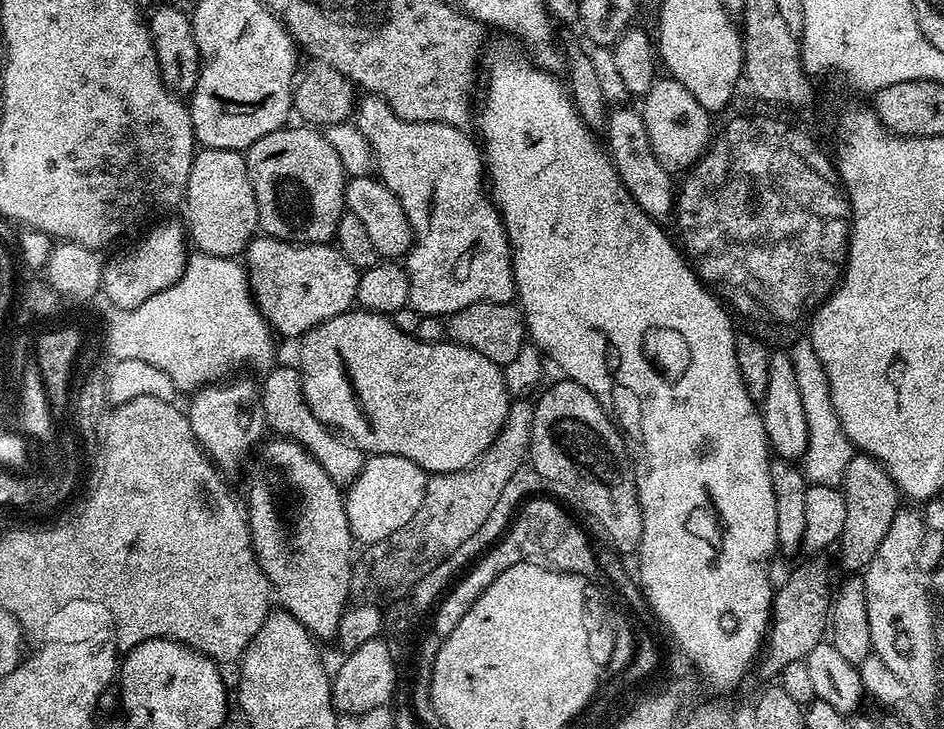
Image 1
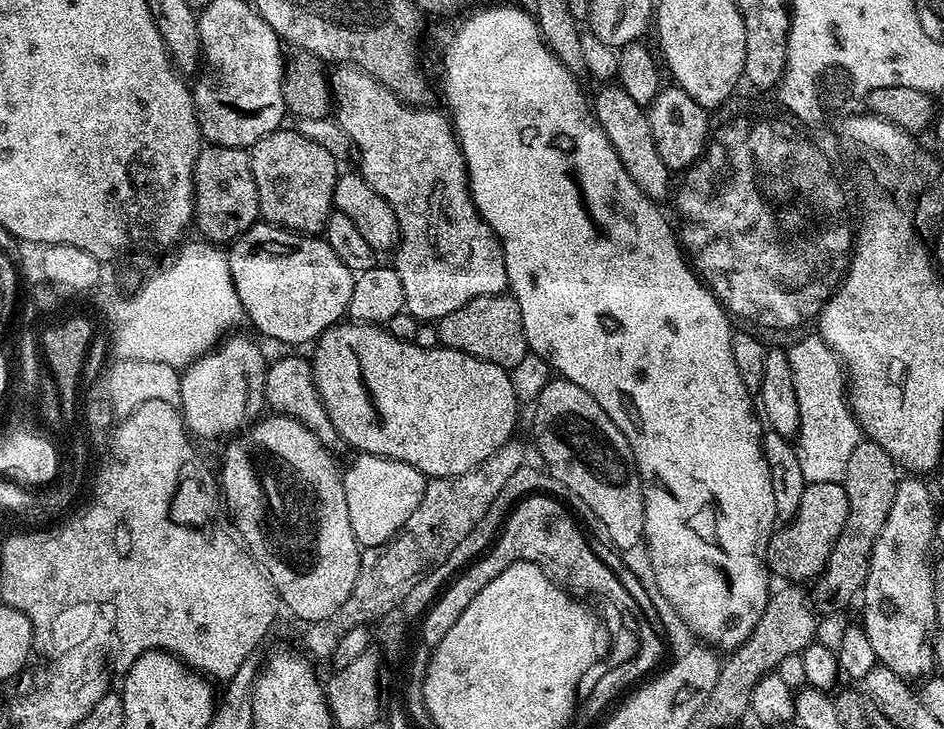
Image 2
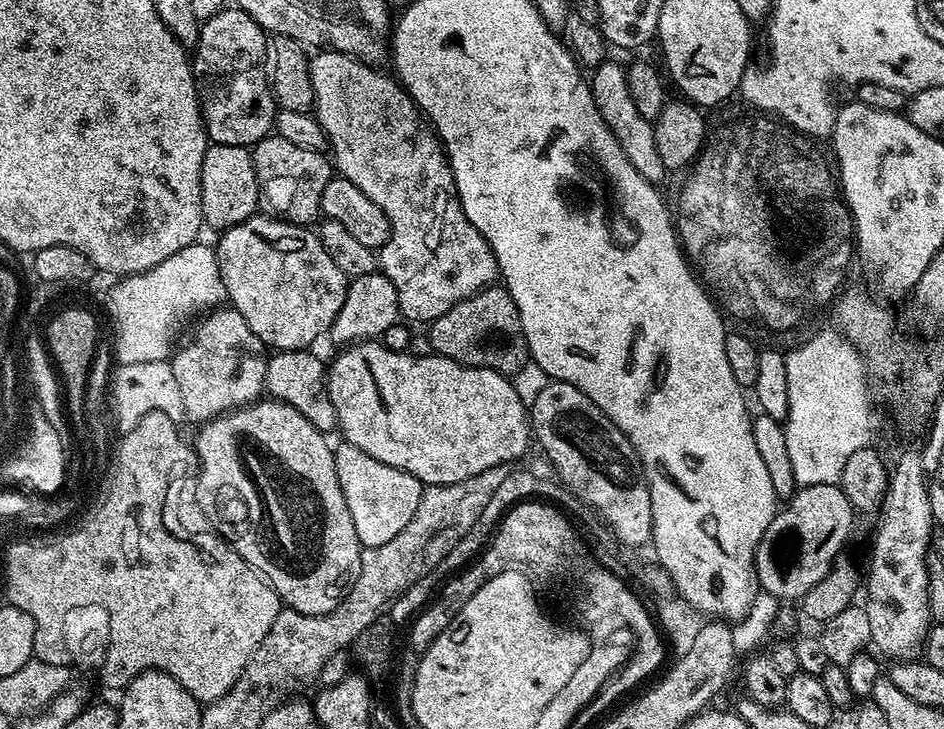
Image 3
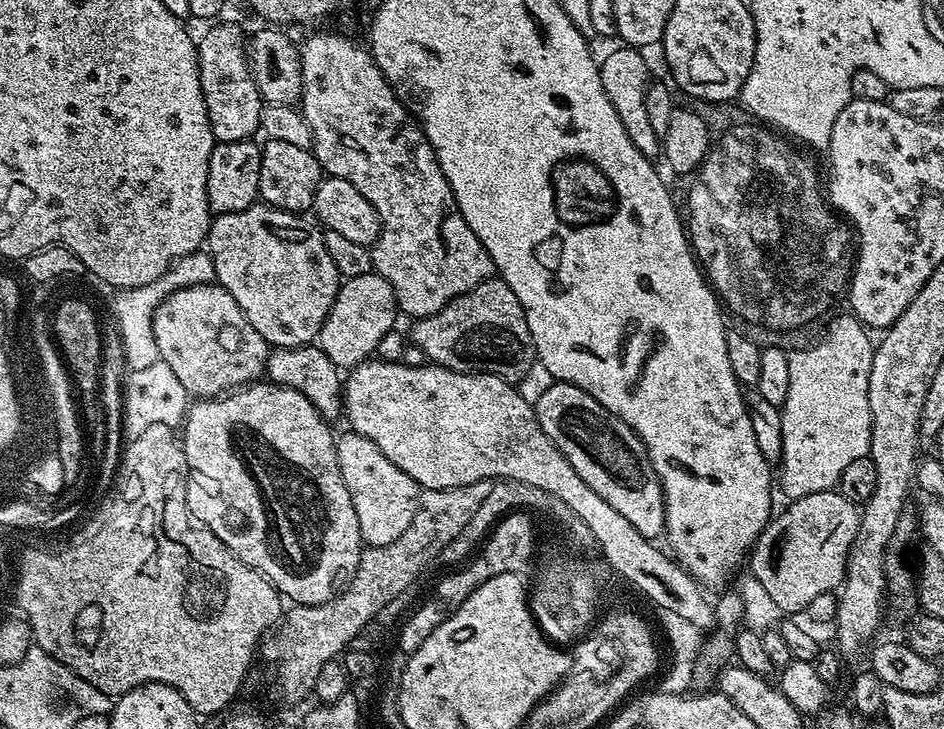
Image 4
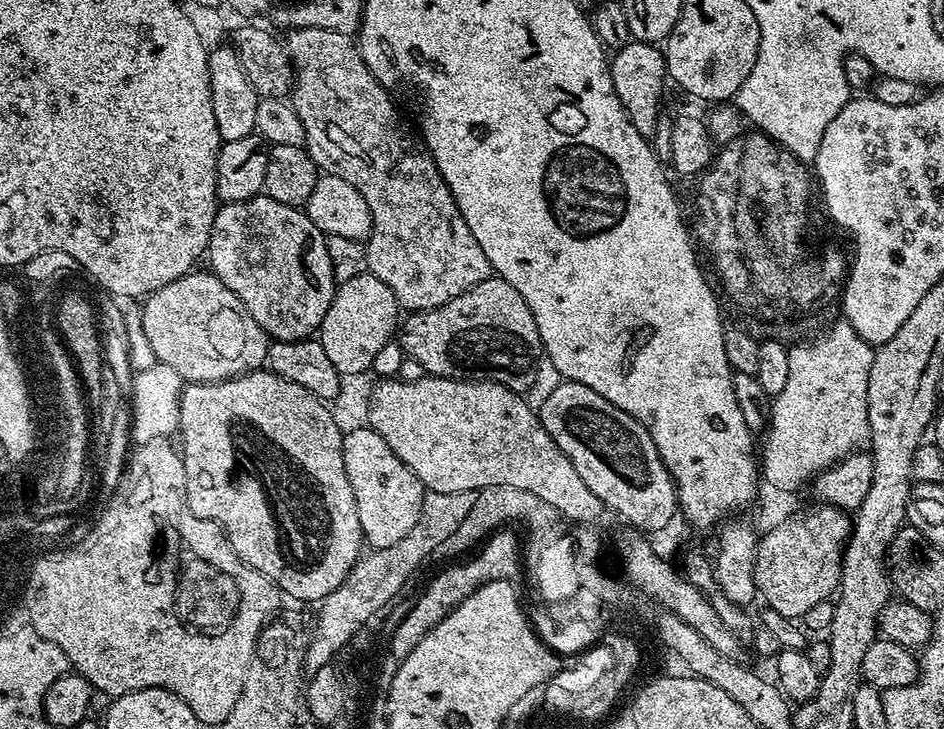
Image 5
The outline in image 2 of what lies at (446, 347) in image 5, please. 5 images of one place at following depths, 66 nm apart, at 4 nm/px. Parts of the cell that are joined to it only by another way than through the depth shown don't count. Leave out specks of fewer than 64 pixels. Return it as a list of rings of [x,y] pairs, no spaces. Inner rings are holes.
[[[510,294],[474,298],[458,306],[458,310],[450,310],[450,314],[438,322],[438,329],[439,343],[443,347],[494,362],[509,370],[518,366],[518,362],[530,352],[526,330],[522,326],[522,310],[518,310],[518,302]]]

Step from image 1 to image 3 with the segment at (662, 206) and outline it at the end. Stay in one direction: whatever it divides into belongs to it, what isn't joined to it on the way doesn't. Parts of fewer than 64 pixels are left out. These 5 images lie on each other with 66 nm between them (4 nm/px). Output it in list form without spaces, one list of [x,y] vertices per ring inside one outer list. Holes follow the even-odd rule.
[[[611,58],[597,65],[590,76],[592,96],[596,99],[604,120],[612,127],[612,132],[619,139],[626,158],[640,174],[653,182],[659,181],[659,176],[666,172],[662,158],[656,149],[656,134],[653,121],[642,118],[638,114],[638,106],[634,106],[634,98],[628,89],[628,74],[625,65],[615,64]]]

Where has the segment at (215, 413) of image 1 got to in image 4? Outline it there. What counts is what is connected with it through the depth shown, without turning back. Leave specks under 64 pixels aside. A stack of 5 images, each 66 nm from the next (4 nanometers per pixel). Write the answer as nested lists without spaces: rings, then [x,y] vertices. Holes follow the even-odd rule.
[[[219,284],[179,288],[161,300],[152,319],[159,359],[169,364],[185,390],[196,398],[215,398],[259,381],[268,366],[270,346],[250,326],[242,306]]]

